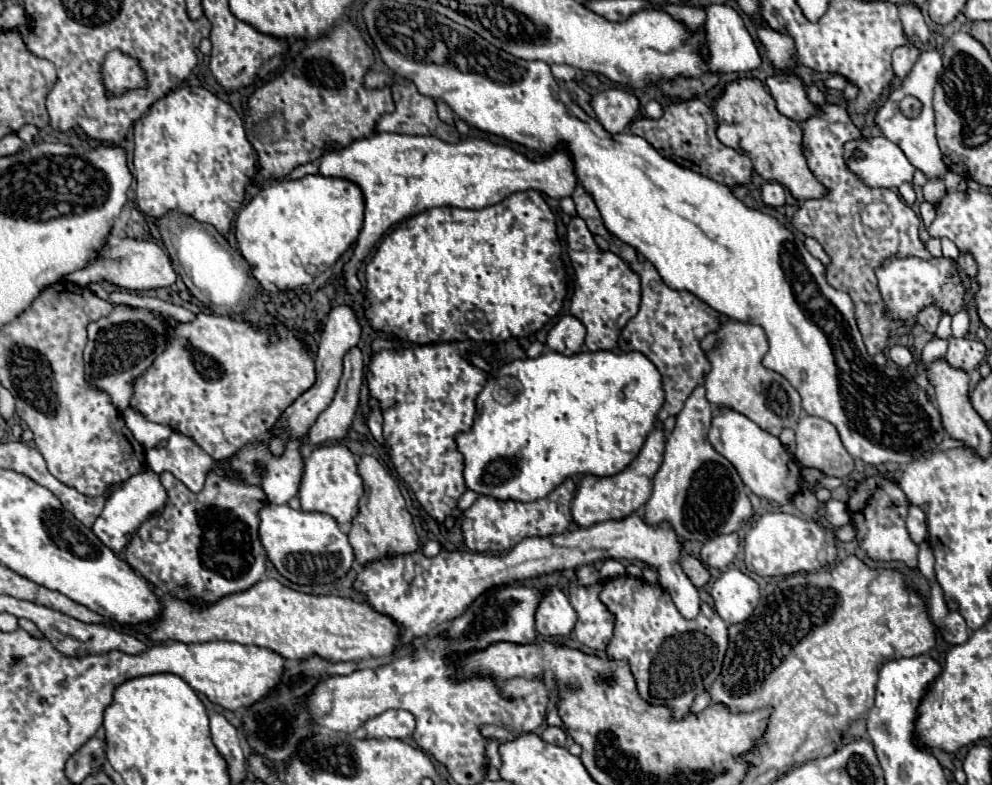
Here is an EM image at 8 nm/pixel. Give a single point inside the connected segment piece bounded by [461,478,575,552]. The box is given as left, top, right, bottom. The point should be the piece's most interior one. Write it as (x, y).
(490, 524)

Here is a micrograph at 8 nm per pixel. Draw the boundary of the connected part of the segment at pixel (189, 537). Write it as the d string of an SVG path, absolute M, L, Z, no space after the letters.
M161 472L159 478L167 488L167 506L159 516L141 524L139 532L125 548L125 560L159 592L191 602L195 608L215 604L223 596L243 592L257 584L265 574L265 550L257 536L259 506L267 504L263 490L259 490L259 486L247 486L235 478L221 478L213 472L207 474L205 488L199 494L187 490L187 486L169 472Z

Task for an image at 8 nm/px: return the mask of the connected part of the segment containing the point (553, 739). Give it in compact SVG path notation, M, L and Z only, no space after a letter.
M547 728L547 730L541 734L541 738L543 738L547 744L555 744L555 746L565 746L565 742L567 742L567 736L565 736L565 732L563 732L561 728Z

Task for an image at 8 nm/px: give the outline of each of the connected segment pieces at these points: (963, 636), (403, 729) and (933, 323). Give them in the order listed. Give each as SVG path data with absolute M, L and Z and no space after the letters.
M933 580L933 584L931 584L931 600L929 600L929 606L931 606L933 622L939 628L939 634L949 644L963 644L963 642L967 642L967 638L969 638L967 624L965 624L965 620L963 620L963 616L959 612L947 610L943 590L941 590L941 586L939 586L937 580Z
M385 710L365 722L369 738L409 738L415 730L415 716L407 710Z
M929 306L927 310L923 310L923 314L919 314L919 324L921 324L921 326L927 330L927 332L935 334L937 324L939 324L939 318L941 318L939 310L935 310L933 306Z

